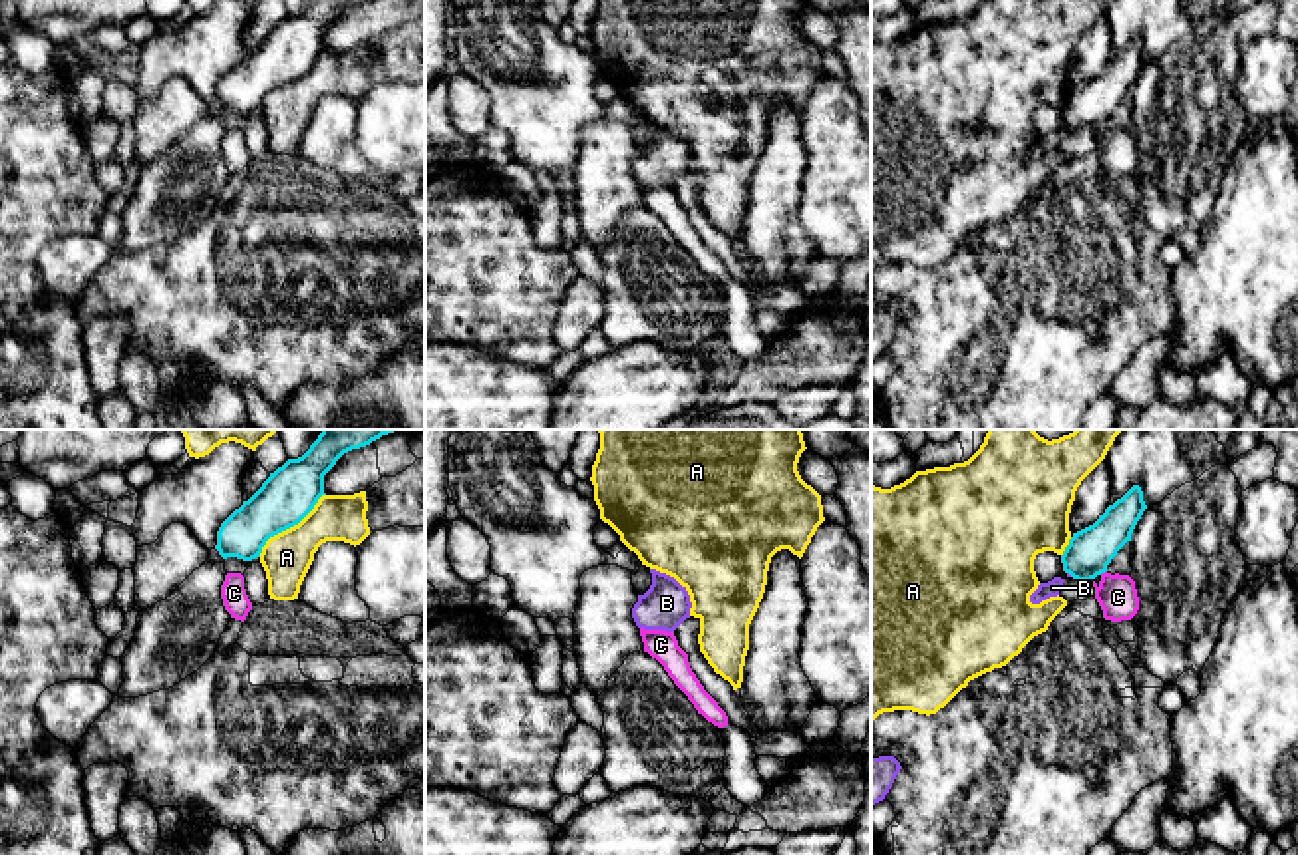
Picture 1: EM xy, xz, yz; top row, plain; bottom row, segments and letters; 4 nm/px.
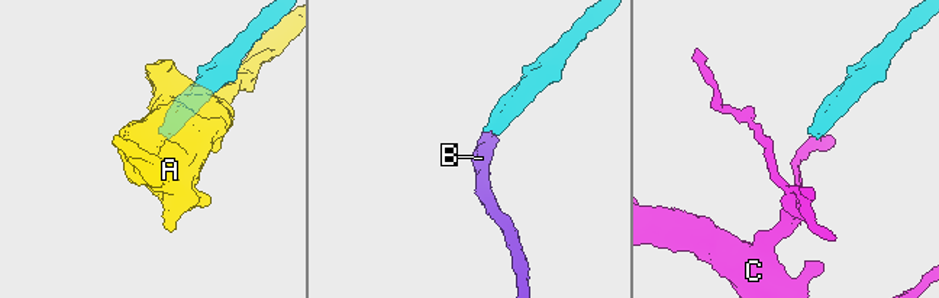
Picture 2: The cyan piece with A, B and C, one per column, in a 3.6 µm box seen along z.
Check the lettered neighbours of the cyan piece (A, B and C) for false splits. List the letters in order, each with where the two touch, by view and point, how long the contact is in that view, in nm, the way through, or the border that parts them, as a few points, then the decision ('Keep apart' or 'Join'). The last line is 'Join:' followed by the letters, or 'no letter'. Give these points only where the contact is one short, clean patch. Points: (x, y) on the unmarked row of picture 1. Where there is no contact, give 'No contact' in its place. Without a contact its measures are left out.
A: Touches cyan at xy (289, 82). Shared border 380 nm. Keep apart
B: Touches cyan at yz (1070, 128). Shared border 30 nm. Path across: yz (1090, 106), (1070, 128), (1068, 128). Join
C: Touches cyan at yz (1102, 126). Shared border 40 nm. Boundary: yz (1106, 124), (1100, 128). Keep apart
Join: B

